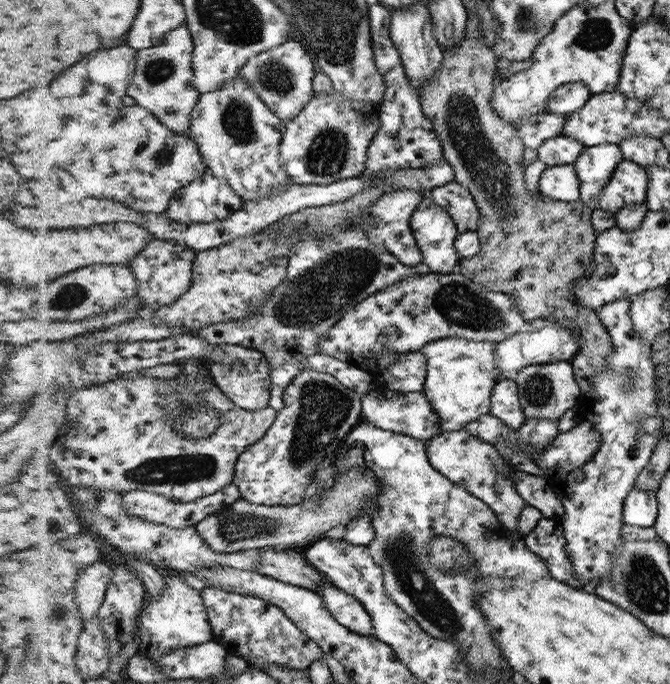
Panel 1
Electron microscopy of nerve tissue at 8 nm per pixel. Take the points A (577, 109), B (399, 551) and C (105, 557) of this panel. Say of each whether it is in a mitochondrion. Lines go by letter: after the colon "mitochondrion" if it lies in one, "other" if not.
A: other
B: mitochondrion
C: other

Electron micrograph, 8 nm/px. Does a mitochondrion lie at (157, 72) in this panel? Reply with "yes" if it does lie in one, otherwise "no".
yes

